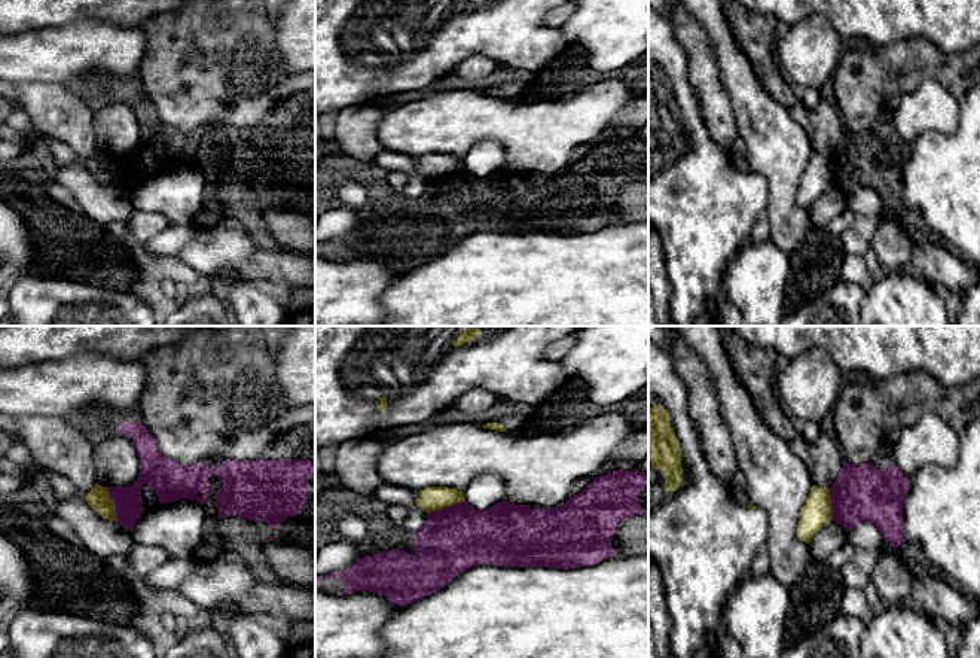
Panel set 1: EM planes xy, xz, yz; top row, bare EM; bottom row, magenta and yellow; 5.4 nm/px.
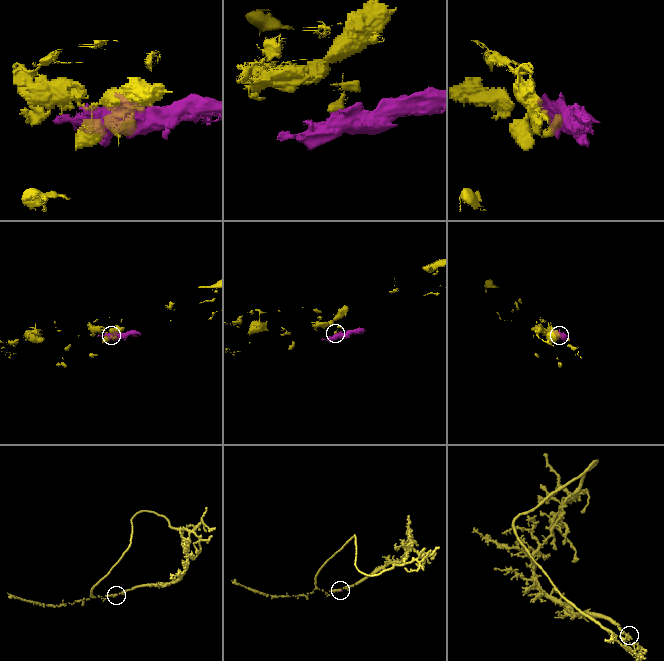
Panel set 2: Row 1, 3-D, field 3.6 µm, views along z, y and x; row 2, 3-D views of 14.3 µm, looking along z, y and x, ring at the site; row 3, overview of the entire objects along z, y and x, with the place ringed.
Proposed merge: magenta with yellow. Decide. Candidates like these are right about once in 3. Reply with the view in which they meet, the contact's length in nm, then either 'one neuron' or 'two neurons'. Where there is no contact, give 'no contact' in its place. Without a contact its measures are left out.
contact in xz; length 220 nm; two neurons

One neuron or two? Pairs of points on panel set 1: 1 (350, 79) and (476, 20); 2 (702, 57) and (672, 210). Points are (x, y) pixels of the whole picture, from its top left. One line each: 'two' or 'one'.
1: one
2: two

